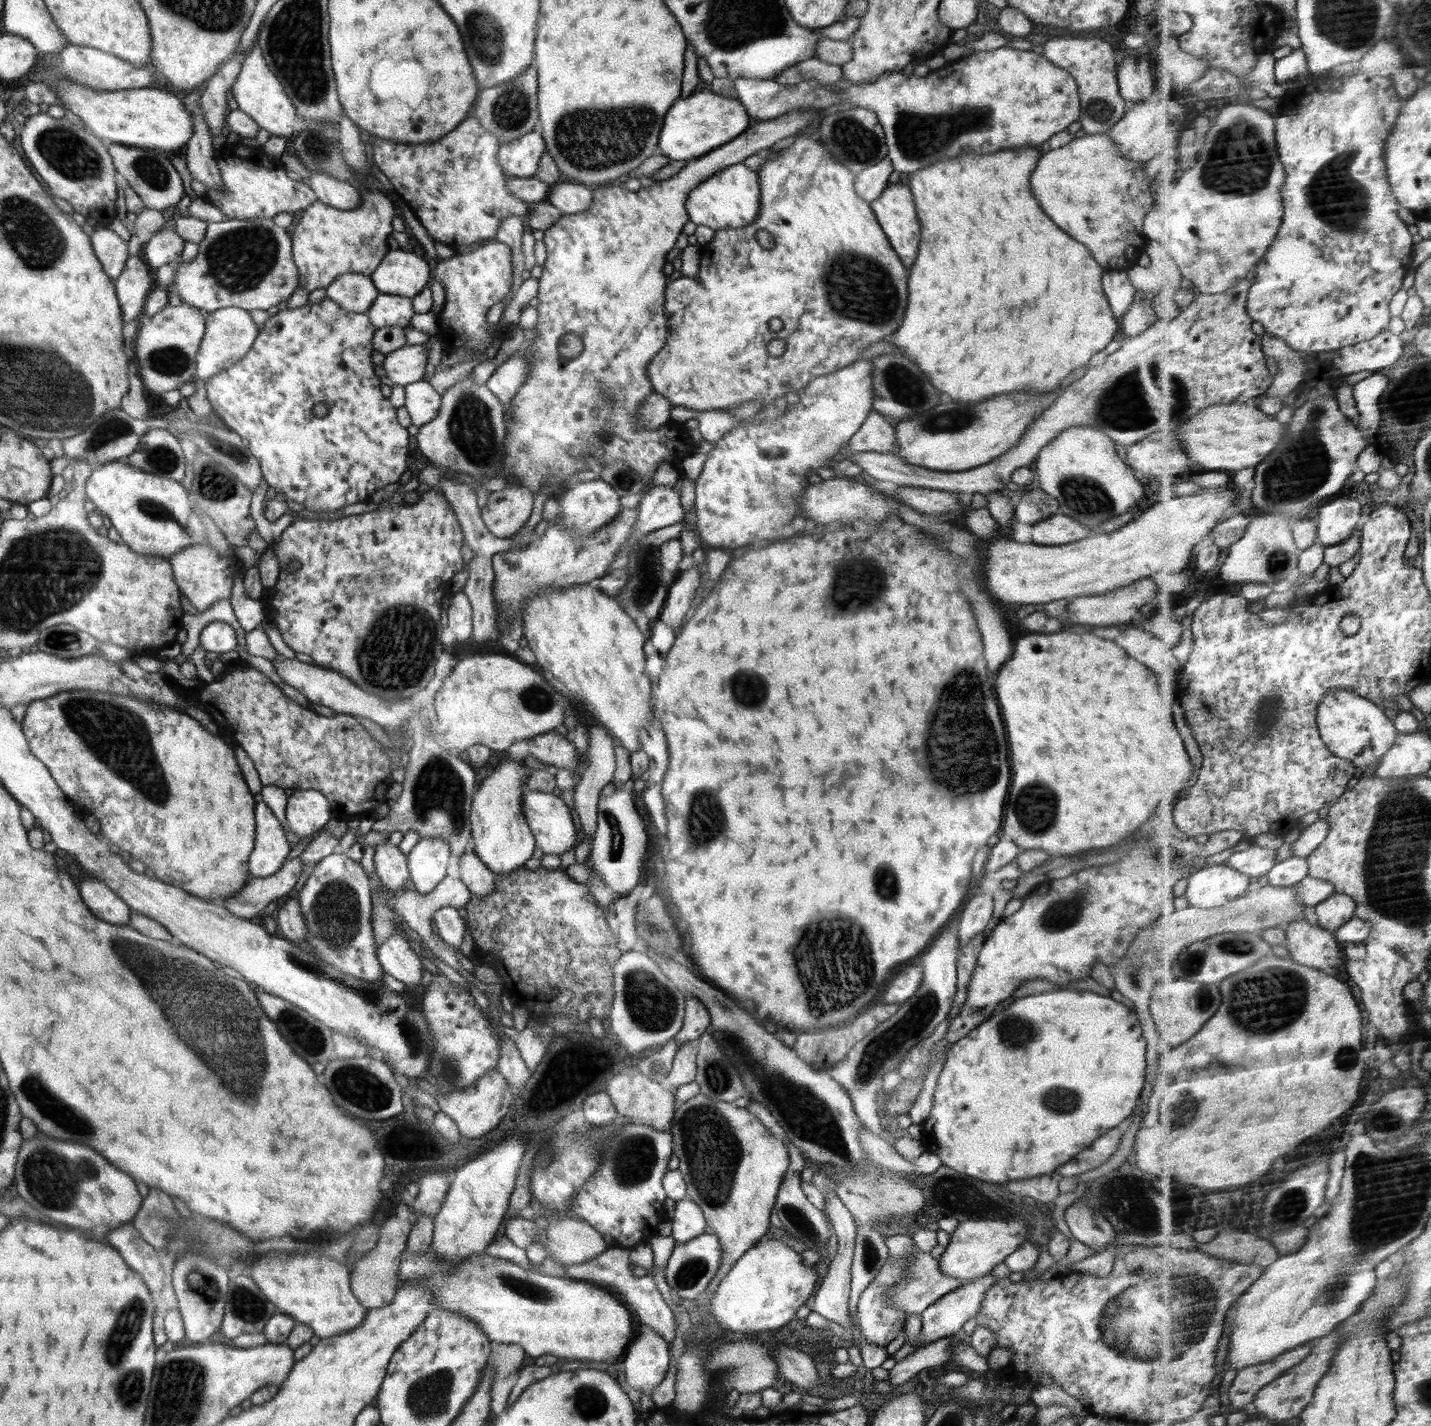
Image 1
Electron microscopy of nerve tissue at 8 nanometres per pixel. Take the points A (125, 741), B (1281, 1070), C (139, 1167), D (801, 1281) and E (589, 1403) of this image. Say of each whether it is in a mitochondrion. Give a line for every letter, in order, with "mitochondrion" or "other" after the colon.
A: mitochondrion
B: other
C: other
D: other
E: mitochondrion

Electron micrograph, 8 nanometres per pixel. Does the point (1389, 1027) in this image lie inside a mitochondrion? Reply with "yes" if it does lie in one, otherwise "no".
no

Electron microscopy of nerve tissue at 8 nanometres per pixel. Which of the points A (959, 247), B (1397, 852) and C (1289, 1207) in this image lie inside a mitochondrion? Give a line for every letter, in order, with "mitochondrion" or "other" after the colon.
A: other
B: mitochondrion
C: mitochondrion

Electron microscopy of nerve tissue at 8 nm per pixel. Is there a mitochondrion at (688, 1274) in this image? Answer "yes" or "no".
yes

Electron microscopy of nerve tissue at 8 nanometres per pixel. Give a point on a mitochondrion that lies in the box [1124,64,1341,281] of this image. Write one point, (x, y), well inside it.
(1255, 168)

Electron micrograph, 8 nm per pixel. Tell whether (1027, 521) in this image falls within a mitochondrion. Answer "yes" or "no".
no

